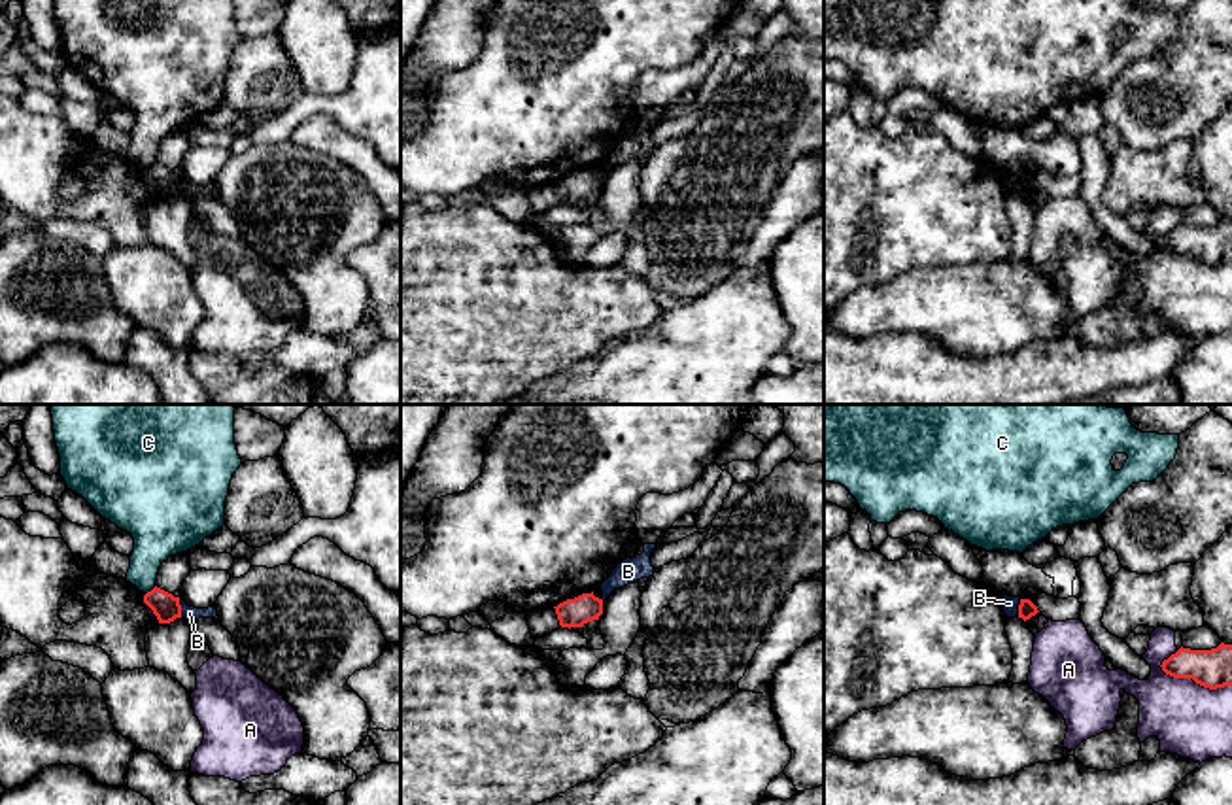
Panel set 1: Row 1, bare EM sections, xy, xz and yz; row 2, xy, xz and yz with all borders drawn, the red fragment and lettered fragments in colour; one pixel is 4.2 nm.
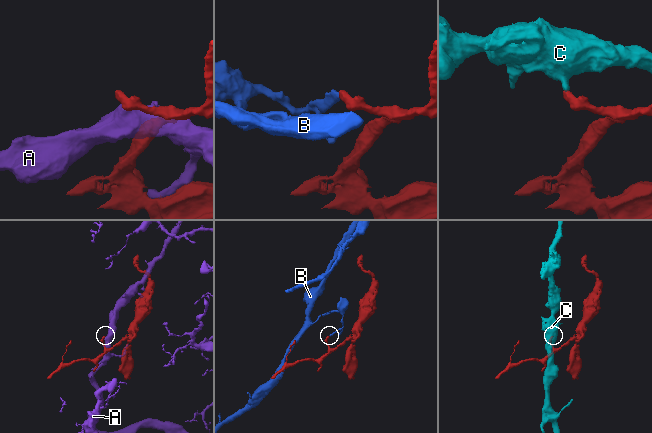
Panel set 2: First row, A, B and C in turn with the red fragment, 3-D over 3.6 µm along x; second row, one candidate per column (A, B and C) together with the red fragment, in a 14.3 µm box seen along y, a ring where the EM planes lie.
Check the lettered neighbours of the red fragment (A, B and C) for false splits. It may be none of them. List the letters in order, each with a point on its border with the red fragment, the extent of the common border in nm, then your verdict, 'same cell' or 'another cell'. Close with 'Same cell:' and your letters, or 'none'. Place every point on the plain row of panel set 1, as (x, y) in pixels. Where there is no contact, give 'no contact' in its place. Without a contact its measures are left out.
A: contact yz (1195, 257); length 320 nm; another cell
B: contact xy (180, 184); length 90 nm; another cell
C: contact xy (152, 167); length 60 nm; another cell
Same cell: none

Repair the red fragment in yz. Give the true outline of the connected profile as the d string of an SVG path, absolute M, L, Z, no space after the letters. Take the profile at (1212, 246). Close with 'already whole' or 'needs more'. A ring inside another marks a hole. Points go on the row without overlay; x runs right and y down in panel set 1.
M1221 219L1211 227L1181 223L1164 236L1160 244L1173 255L1192 255L1196 261L1209 266L1232 263L1232 221Z; already whole

